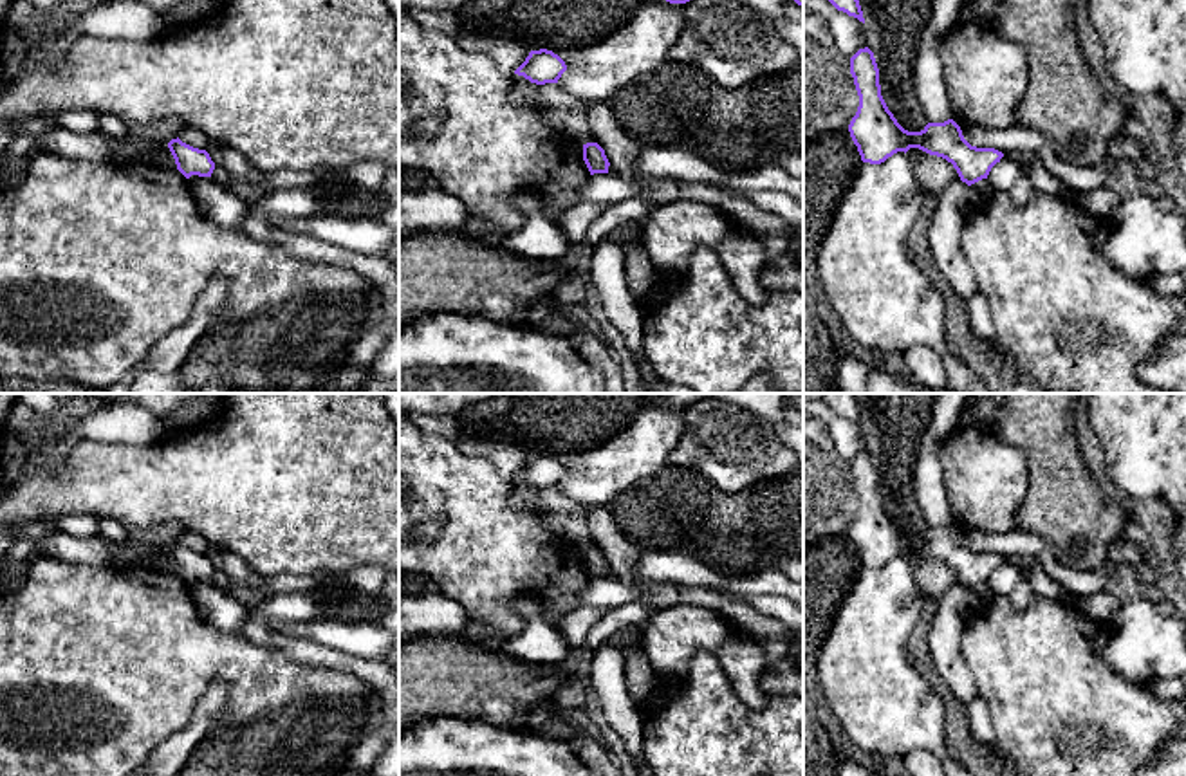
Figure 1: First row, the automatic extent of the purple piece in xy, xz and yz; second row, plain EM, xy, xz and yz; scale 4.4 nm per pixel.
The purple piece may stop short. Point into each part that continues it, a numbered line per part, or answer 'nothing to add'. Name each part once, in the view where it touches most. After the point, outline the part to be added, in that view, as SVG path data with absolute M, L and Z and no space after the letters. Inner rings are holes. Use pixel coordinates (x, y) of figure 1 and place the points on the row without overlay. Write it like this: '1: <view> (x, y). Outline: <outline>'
nothing to add

